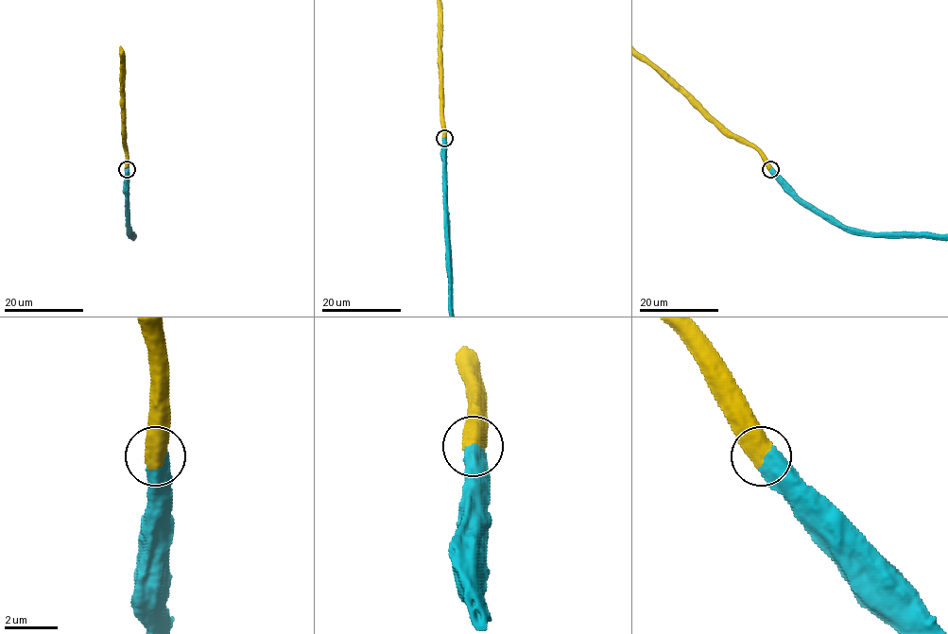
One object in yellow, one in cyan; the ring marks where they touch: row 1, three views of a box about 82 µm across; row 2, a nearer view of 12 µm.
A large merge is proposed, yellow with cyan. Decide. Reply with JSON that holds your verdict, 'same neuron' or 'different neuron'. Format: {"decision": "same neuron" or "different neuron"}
{"decision": "same neuron"}

